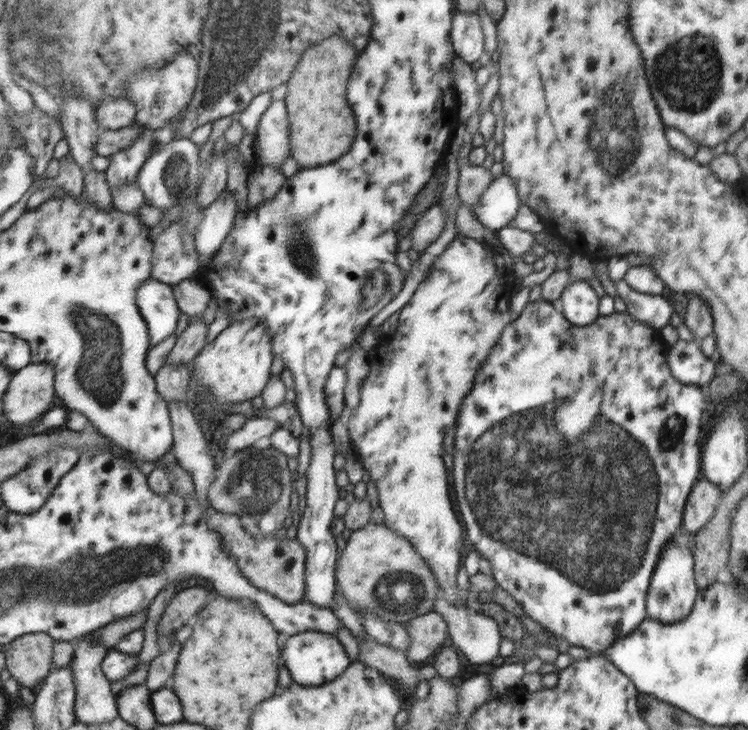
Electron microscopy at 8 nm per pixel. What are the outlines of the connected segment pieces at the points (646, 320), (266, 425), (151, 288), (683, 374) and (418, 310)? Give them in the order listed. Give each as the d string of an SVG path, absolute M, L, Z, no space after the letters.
M623 278L613 283L617 292L616 296L625 302L626 313L639 324L647 324L658 330L669 324L673 308L667 299L659 294L649 295L635 292L629 288Z
M253 417L247 420L241 428L228 436L225 451L238 452L250 448L259 438L270 437L279 429L281 424L268 417Z
M151 276L141 284L137 292L137 304L150 329L152 347L175 334L182 310L172 285Z
M693 339L679 340L675 344L667 346L666 360L669 362L670 374L675 380L681 382L681 384L697 384L701 387L704 384L709 383L713 379L714 374L720 369L721 363L717 366L715 360L709 360L701 354L699 350L700 342Z
M457 234L449 244L445 247L444 251L437 255L435 260L429 266L430 272L425 274L417 285L414 293L409 298L409 301L400 309L397 323L394 329L390 329L392 332L391 340L381 340L375 348L370 351L368 355L369 372L361 385L359 393L359 408L351 414L349 418L348 430L350 441L353 442L355 448L357 448L357 461L361 464L362 470L367 472L369 480L372 480L373 486L377 491L377 502L383 513L383 522L387 528L392 529L399 536L410 541L410 544L414 547L415 552L418 552L422 557L424 564L428 566L430 572L433 573L434 580L438 583L439 592L442 599L447 600L453 607L457 607L459 611L465 608L460 604L458 596L458 587L455 584L455 572L459 568L459 548L463 546L463 530L453 514L453 508L451 508L451 502L449 502L449 488L447 488L447 474L445 474L445 468L443 468L443 462L441 462L441 434L443 432L453 429L453 422L459 416L459 403L465 395L469 394L471 384L473 384L473 377L475 377L475 371L477 371L487 357L487 353L491 351L493 343L499 337L501 330L505 328L506 324L511 323L515 316L511 314L511 308L506 306L507 299L505 297L503 288L500 287L499 272L497 272L497 264L495 264L495 253L499 251L499 247L495 247L495 243L492 239L488 239L485 242L477 242L475 239L464 237L461 234Z

